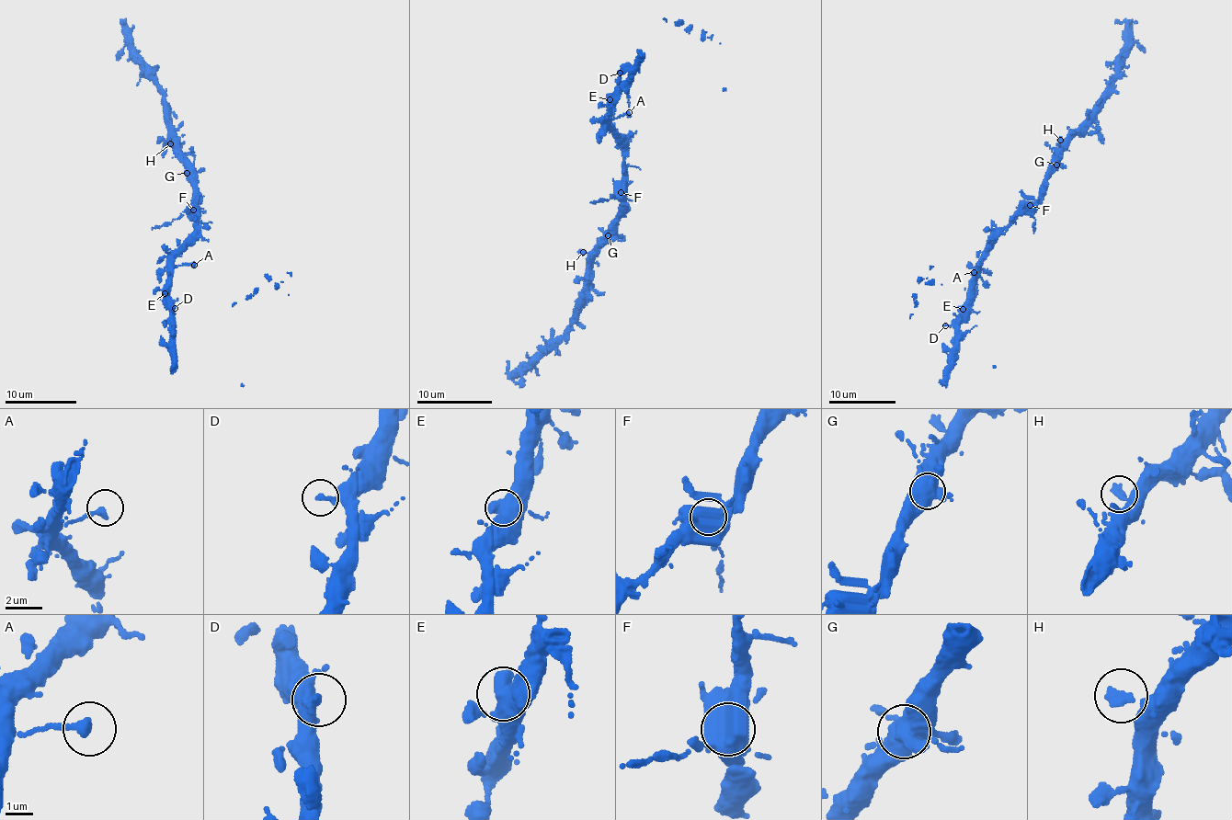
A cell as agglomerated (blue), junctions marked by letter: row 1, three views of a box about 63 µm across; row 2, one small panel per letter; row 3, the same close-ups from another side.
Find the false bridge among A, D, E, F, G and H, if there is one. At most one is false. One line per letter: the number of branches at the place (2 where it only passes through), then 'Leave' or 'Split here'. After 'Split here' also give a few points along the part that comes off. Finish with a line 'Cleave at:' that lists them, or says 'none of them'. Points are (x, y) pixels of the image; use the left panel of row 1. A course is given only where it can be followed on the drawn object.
A: Branches: 1. Leave
D: Branches: 1. Leave
E: Branches: 2. Leave
F: Branches: 1. Leave
G: Branches: 2. Leave
H: Branches: 1. Leave
Cleave at: none of them

